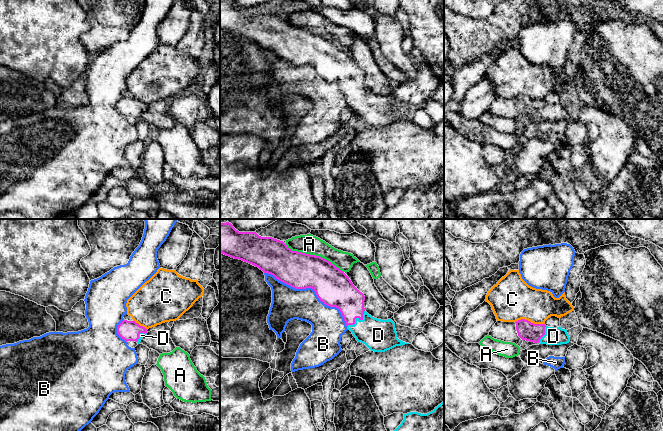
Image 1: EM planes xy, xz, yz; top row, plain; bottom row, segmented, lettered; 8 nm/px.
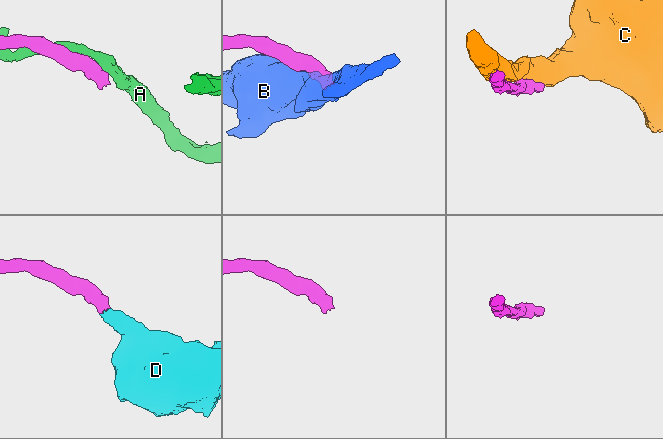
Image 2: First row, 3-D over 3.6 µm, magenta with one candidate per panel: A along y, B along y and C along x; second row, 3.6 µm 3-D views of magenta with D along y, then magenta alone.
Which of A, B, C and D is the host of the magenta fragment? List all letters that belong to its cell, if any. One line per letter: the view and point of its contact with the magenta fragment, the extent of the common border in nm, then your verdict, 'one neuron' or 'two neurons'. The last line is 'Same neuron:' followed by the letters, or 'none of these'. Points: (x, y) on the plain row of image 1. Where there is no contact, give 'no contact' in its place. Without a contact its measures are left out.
A: meets magenta in xz at (314, 31); contact 500 nm long; two neurons
B: meets magenta in xz at (311, 63); contact 800 nm long; two neurons
C: meets magenta in yz at (529, 97); contact 240 nm long; two neurons
D: meets magenta in xz at (357, 93); contact 190 nm long; one neuron
Same neuron: D

